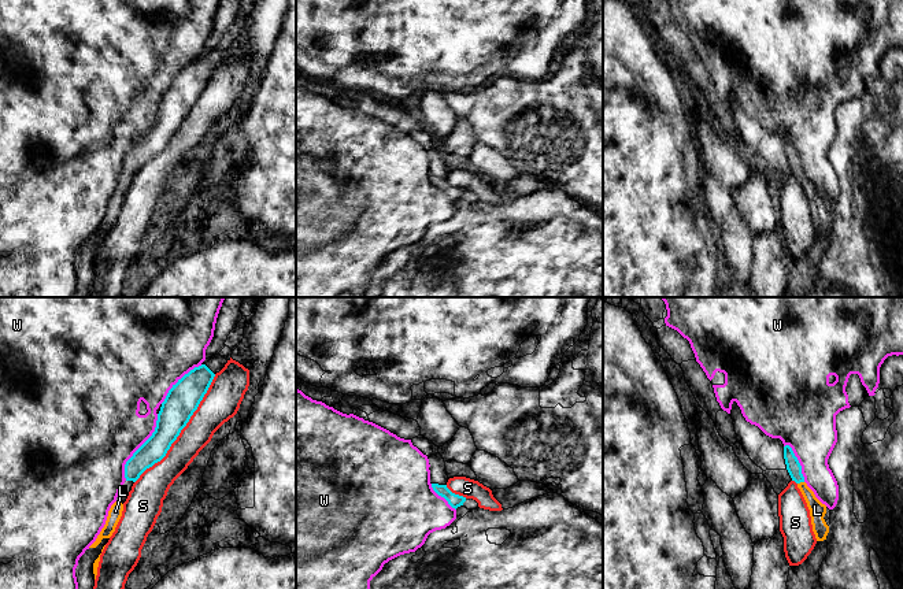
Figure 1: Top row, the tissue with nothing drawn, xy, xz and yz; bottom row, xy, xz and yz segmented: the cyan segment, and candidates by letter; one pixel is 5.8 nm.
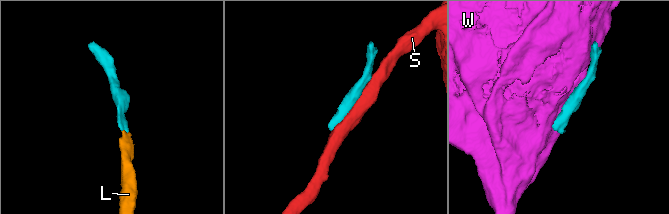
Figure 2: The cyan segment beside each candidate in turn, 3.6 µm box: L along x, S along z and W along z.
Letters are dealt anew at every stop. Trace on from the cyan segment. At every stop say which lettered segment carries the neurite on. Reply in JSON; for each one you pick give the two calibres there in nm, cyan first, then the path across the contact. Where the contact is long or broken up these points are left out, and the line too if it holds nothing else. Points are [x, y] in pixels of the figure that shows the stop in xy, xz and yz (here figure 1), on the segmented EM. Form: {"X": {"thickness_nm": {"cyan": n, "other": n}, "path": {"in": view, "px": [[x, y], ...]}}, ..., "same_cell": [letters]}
{"L": {"thickness_nm": {"cyan": 90, "other": 100}, "path": {"in": "yz", "px": [[794, 467], [800, 481], [817, 510]]}}, "same_cell": ["L"]}

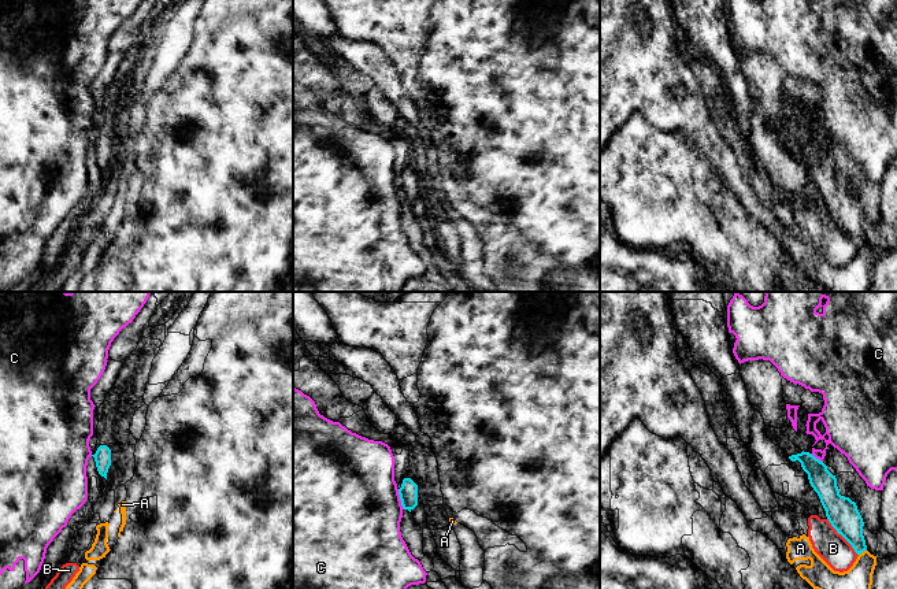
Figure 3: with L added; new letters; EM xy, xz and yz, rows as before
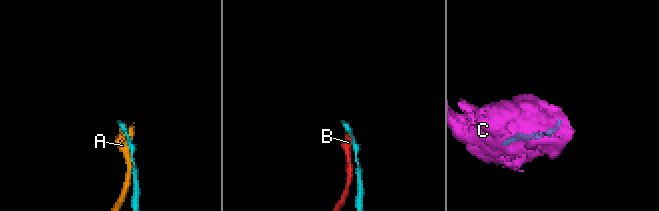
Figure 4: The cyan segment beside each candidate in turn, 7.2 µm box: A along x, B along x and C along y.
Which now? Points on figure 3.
{"same_cell": []}

